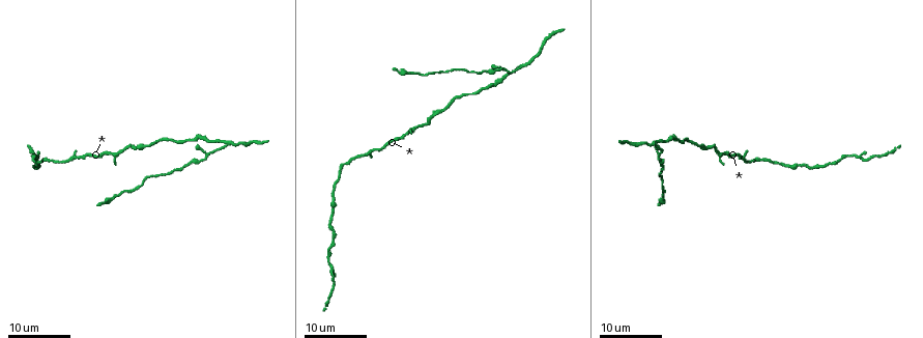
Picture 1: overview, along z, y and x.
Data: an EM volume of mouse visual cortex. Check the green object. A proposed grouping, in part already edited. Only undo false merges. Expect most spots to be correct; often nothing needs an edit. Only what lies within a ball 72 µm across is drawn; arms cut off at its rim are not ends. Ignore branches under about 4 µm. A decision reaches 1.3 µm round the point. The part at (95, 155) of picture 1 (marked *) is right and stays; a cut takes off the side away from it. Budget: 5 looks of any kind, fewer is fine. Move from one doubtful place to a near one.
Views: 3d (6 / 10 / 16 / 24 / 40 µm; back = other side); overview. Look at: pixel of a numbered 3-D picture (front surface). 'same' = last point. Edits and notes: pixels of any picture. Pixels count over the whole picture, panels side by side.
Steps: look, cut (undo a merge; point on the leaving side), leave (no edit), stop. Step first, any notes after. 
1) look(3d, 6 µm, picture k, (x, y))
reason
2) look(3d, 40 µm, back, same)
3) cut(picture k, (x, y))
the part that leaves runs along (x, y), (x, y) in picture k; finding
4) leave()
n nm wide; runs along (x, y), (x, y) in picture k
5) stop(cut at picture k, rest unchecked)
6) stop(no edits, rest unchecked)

look(3d, 16 µm, picture 1, (701, 146))
thick turns thin

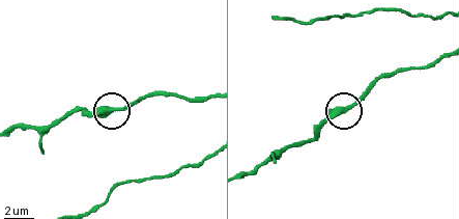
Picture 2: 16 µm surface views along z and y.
look(3d, 6 µm, picture 2, (110, 110))
closer look

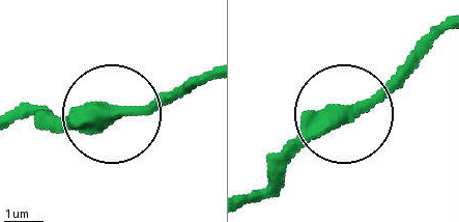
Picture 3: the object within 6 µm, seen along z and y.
leave()
runs along (15, 122), (93, 119), (189, 93) in picture 3; all the same cell

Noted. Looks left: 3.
look(3d, 16 µm, picture 1, (524, 66))
two arms in line, one across

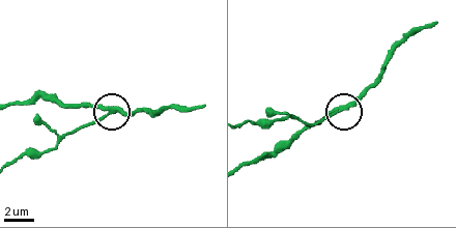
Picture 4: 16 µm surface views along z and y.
look(3d, 10 µm, picture 4, (105, 114))

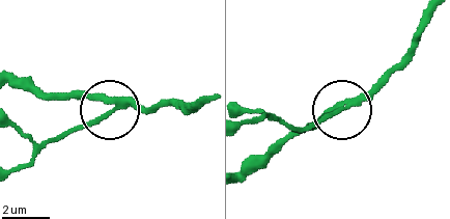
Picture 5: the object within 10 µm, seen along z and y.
cut(picture 5, (95, 124))
the part that leaves runs along (121, 107), (58, 135), (10, 168) in picture 5; a second cell is stuck on

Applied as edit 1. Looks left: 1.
stop(cut at picture 5, rest unchecked)

